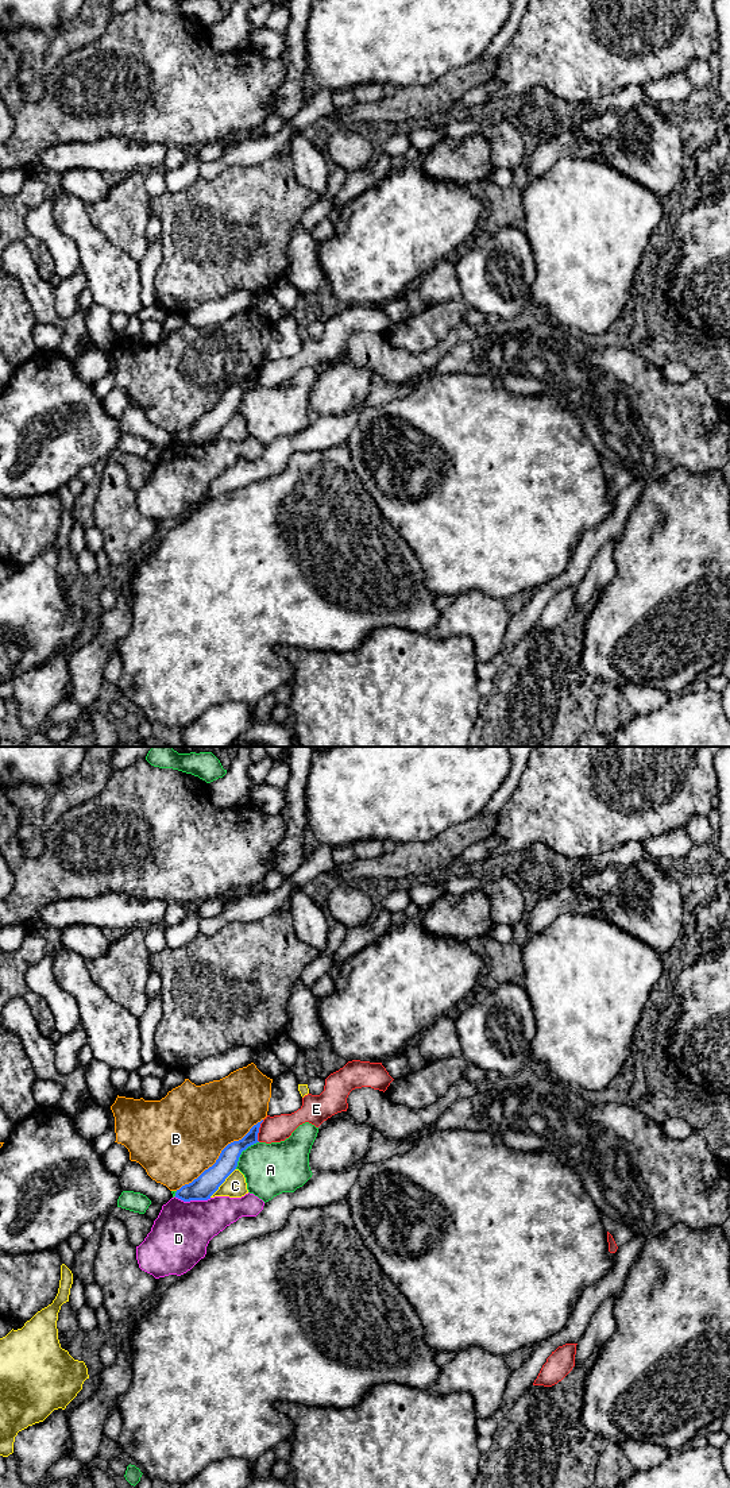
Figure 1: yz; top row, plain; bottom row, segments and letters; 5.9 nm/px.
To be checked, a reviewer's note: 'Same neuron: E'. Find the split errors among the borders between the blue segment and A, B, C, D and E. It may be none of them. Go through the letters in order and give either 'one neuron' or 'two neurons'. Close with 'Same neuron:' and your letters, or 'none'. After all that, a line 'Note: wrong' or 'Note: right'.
A: two neurons
B: two neurons
C: two neurons
D: two neurons
E: two neurons
Same neuron: none
Note: wrong

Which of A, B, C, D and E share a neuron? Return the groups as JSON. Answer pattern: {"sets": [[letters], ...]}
{"sets": [["A"], ["B"], ["C"], ["D"], ["E"]]}

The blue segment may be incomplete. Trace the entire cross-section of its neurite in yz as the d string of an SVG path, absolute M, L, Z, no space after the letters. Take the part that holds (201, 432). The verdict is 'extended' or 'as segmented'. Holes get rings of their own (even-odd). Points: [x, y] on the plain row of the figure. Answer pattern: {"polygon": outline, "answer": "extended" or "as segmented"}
{"polygon": "M263 363L254 369L242 383L228 388L212 410L205 413L192 427L177 433L175 442L184 446L210 443L225 423L236 413L242 396L259 386L258 377L262 366Z", "answer": "as segmented"}

